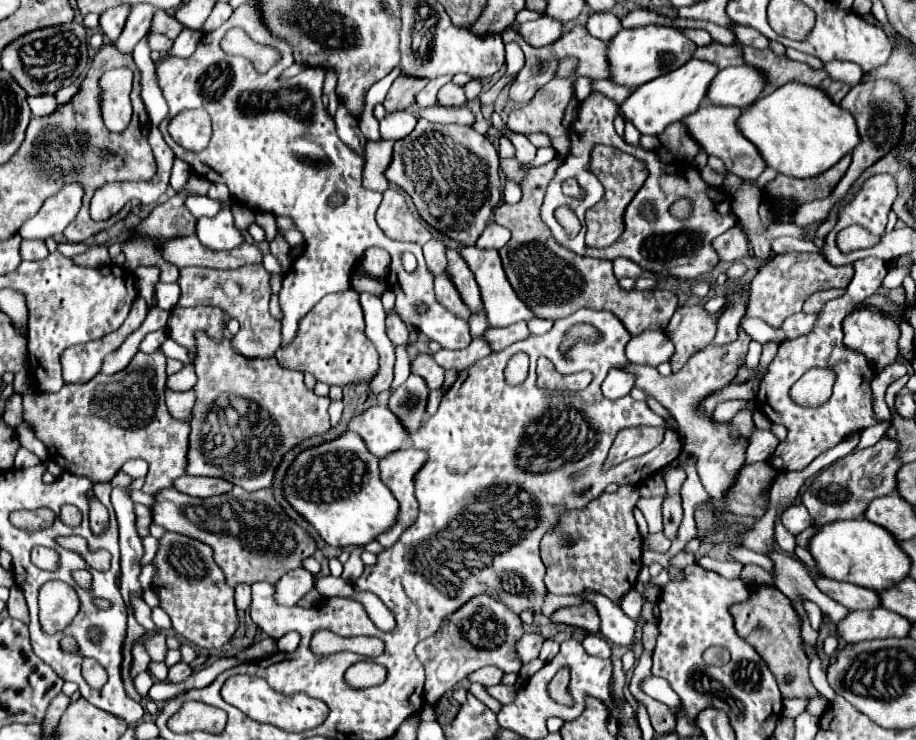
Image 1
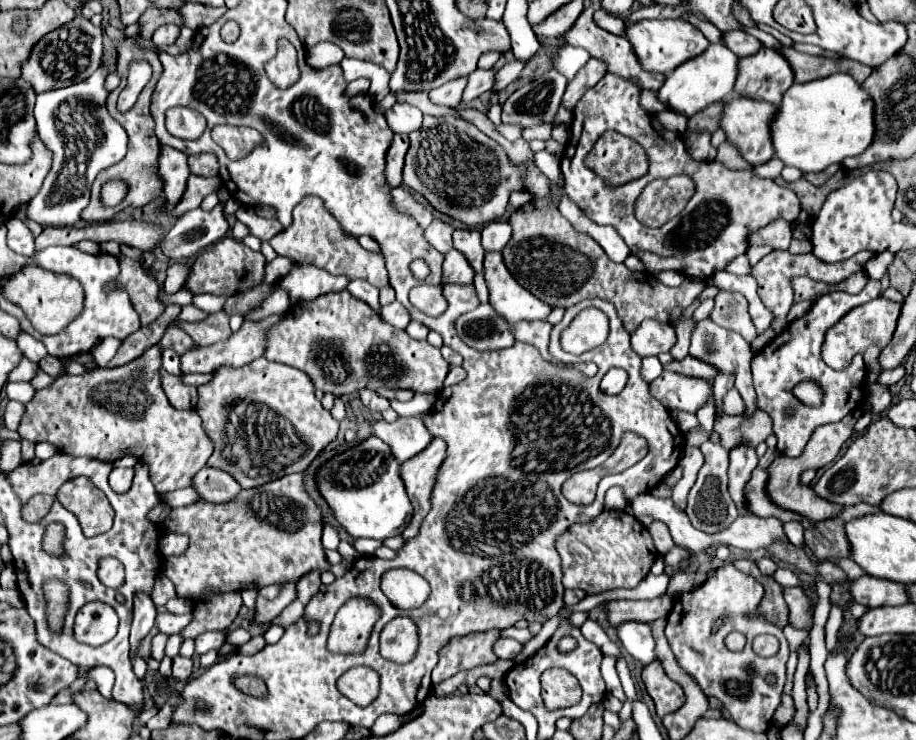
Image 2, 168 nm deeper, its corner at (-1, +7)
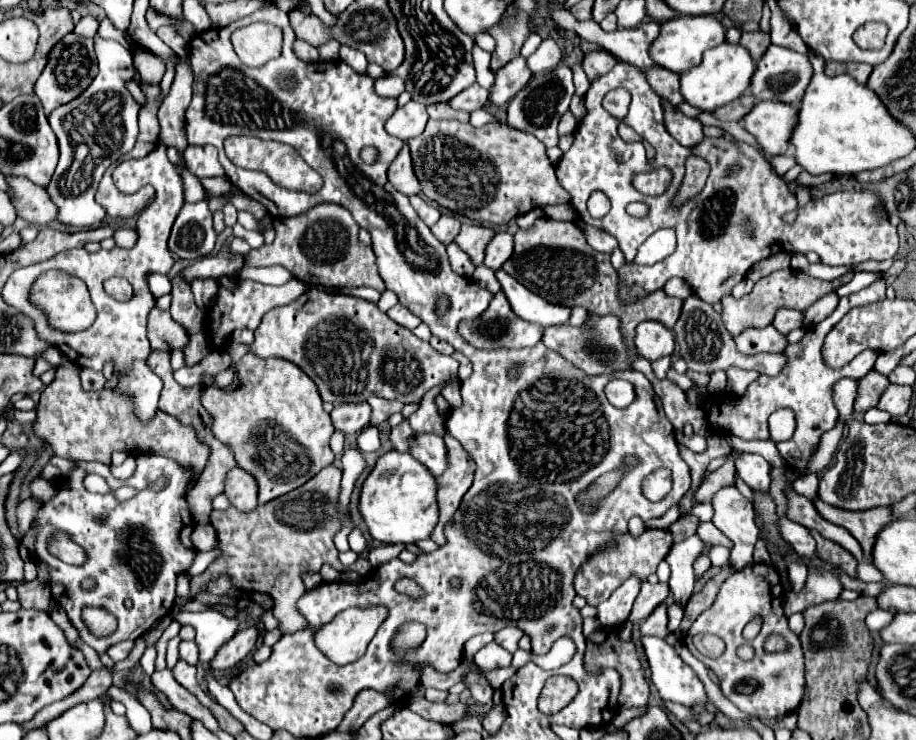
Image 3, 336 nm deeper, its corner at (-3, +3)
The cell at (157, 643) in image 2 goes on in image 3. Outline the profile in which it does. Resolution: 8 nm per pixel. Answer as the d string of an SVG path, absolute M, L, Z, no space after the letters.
M175 636L175 638L171 638L169 644L167 644L167 668L173 668L173 666L177 664L177 660L179 660L179 652L177 652L179 642L181 642L181 638Z

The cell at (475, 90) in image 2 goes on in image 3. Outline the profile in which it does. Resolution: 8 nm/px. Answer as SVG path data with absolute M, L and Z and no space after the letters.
M517 56L511 62L507 62L501 70L495 72L493 90L489 92L489 100L495 106L507 104L531 78L531 72L525 64L525 58Z

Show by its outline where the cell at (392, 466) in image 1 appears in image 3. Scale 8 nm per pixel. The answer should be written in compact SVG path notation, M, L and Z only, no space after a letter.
M445 434L445 446L449 450L449 470L445 470L445 474L437 476L437 504L439 504L439 520L437 526L433 528L431 540L437 542L439 546L443 546L445 536L443 536L443 526L453 518L459 500L463 498L463 494L469 490L471 482L473 482L473 460L467 456L467 452L461 448L461 444Z

